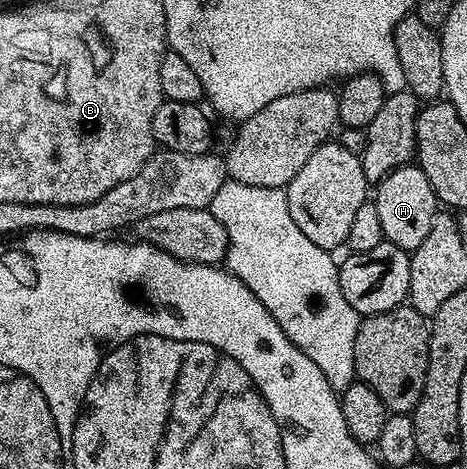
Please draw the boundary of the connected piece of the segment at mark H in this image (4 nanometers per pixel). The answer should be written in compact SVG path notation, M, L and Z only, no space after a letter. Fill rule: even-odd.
M417 165L398 167L379 180L373 191L373 202L381 217L384 240L408 253L415 251L417 245L425 241L437 214L435 191L429 185L429 177L425 177L425 173Z

